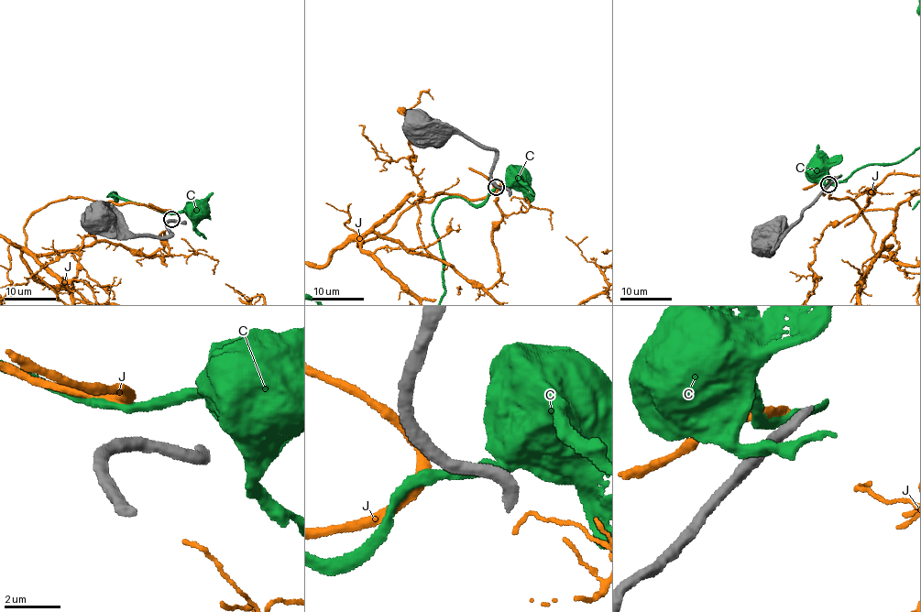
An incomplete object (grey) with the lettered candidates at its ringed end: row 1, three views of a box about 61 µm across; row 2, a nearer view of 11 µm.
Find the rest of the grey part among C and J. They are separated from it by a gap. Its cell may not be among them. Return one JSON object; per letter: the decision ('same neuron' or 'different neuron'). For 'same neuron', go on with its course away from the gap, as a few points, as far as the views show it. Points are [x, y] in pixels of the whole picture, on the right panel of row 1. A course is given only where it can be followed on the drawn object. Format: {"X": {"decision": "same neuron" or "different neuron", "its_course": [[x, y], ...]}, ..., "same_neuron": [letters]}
{"C": {"decision": "different neuron"}, "J": {"decision": "different neuron"}, "same_neuron": []}

